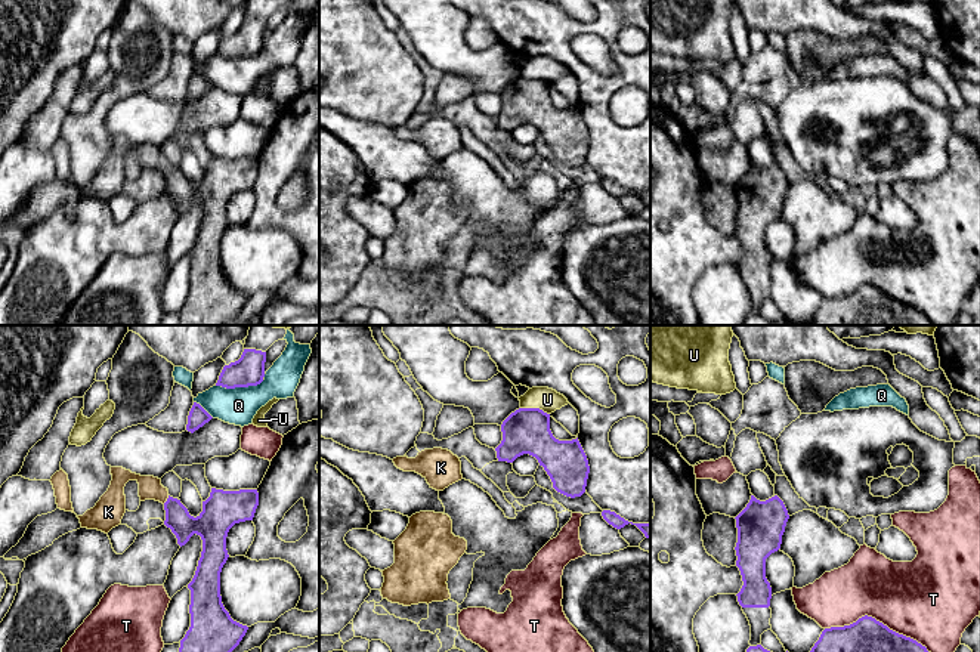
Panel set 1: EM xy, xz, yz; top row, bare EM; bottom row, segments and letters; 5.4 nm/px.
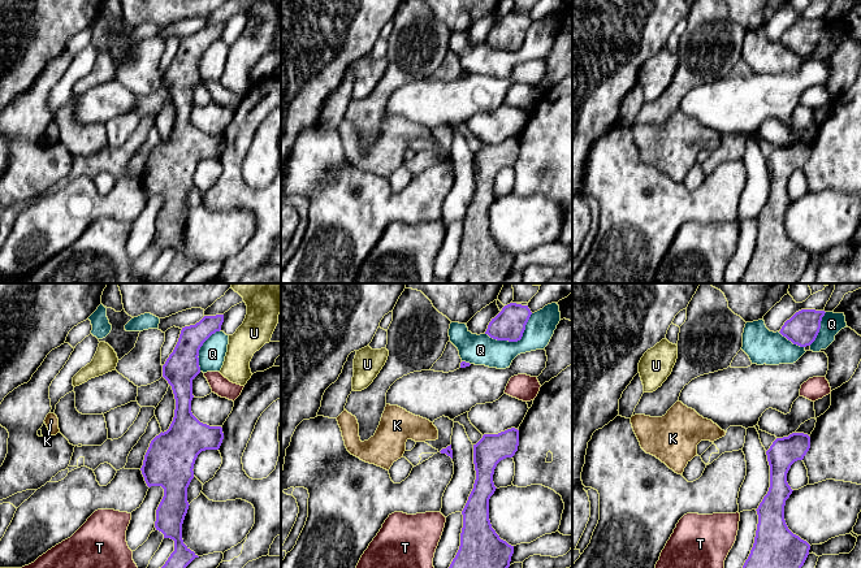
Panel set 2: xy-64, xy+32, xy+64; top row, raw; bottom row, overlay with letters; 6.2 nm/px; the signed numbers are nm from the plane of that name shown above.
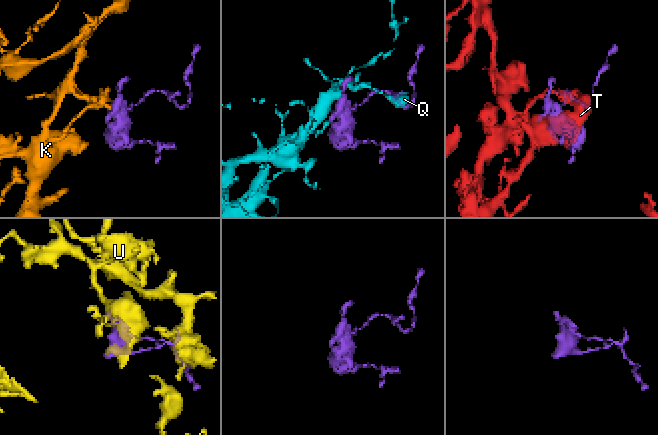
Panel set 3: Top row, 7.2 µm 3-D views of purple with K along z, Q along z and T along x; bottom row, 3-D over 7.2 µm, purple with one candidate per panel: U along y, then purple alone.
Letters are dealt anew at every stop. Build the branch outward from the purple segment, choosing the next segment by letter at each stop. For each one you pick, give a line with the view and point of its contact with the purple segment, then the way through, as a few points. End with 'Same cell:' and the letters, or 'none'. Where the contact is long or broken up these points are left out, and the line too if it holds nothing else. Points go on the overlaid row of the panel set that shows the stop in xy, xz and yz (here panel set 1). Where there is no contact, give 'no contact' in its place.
K: meets purple in xy at (167, 500); runs through xy (184, 525), (167, 500), (150, 488)
Same cell: K

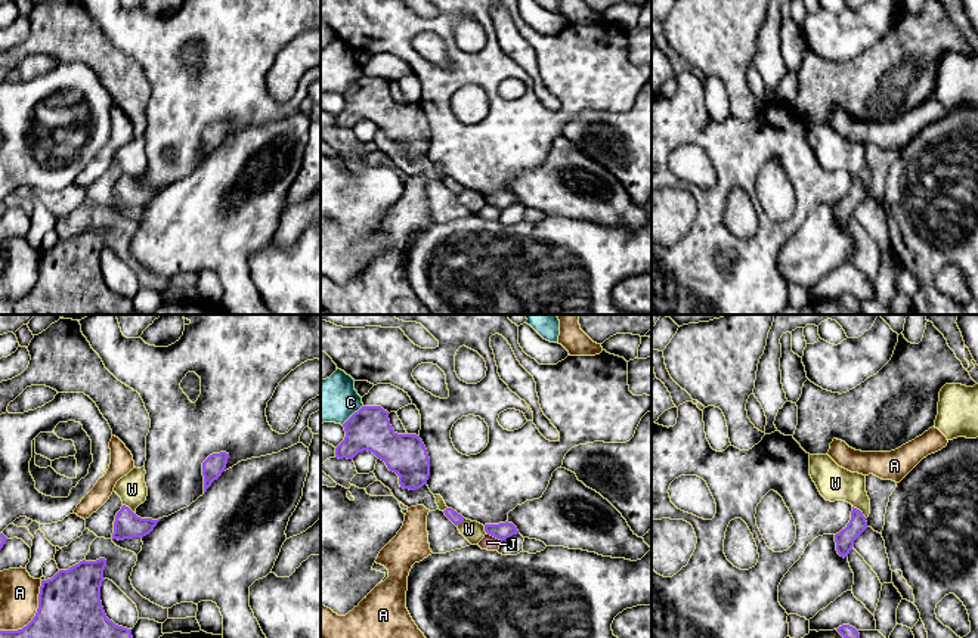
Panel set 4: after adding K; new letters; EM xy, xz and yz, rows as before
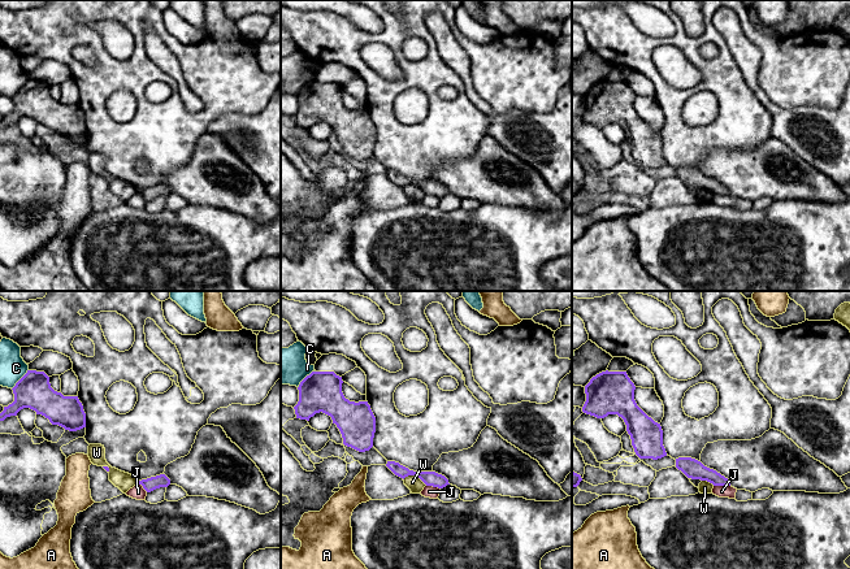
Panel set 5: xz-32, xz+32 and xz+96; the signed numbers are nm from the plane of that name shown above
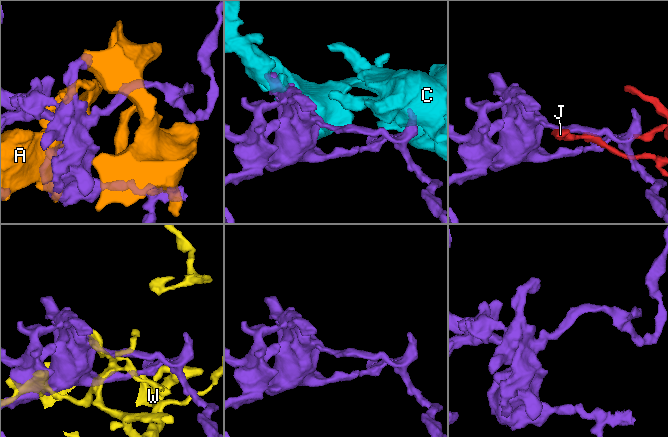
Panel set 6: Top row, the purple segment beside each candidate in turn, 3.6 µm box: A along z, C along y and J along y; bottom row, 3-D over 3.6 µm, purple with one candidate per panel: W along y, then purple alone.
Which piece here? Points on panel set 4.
J: meets purple in xz at (494, 536)
Same cell: J

